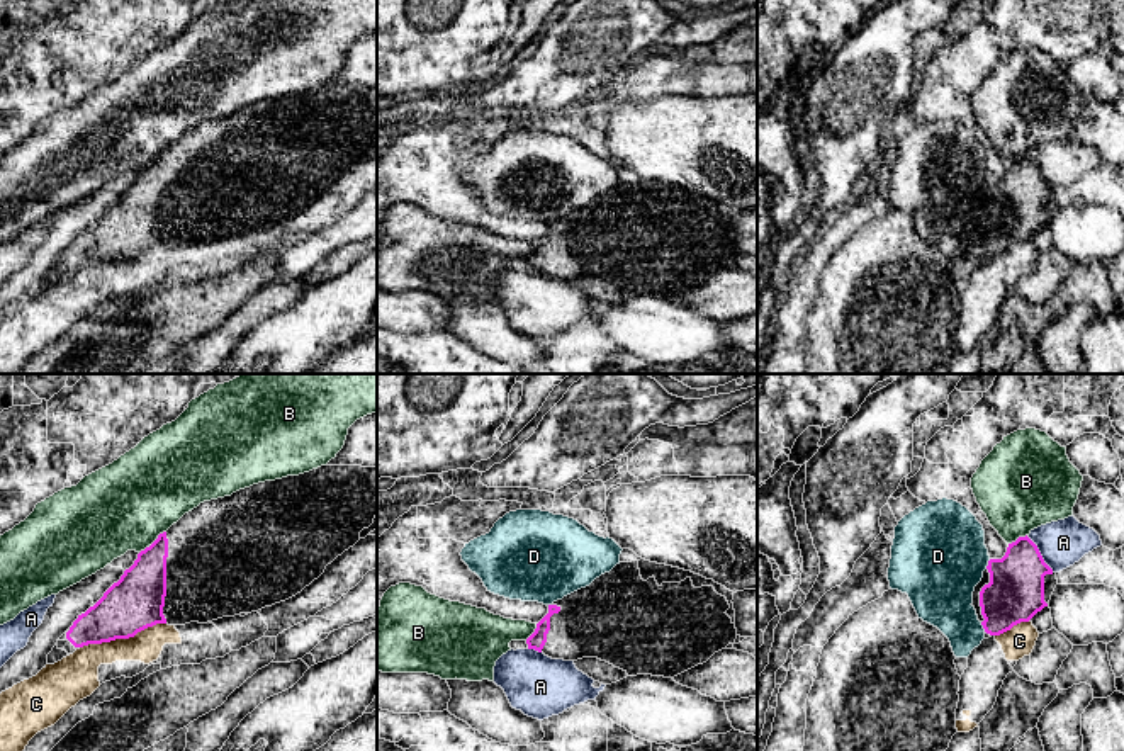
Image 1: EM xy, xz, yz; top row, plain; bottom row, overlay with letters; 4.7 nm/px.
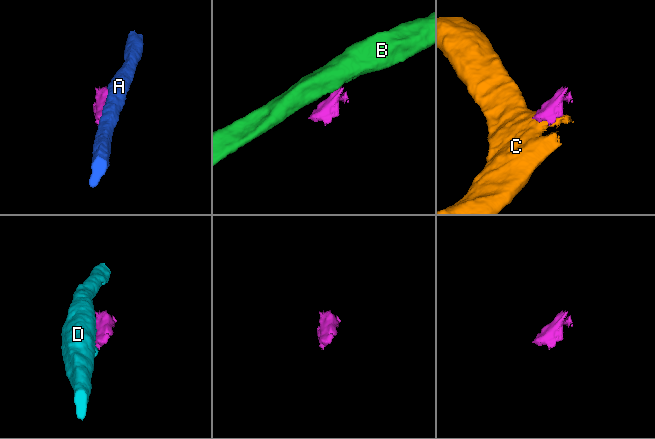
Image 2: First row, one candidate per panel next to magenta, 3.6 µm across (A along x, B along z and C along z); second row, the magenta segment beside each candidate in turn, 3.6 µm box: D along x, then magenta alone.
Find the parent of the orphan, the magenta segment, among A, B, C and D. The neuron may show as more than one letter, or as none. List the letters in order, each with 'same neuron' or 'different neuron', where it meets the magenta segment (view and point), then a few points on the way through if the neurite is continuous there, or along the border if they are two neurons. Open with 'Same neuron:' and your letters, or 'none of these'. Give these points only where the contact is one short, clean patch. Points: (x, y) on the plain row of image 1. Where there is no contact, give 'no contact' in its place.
Same neuron: none of these
A: different neuron; contact yz (1039, 174)
B: different neuron; contact xy (153, 162); border xy (165, 150), (140, 172)
C: different neuron; contact xy (123, 257)
D: different neuron; contact yz (989, 184)

